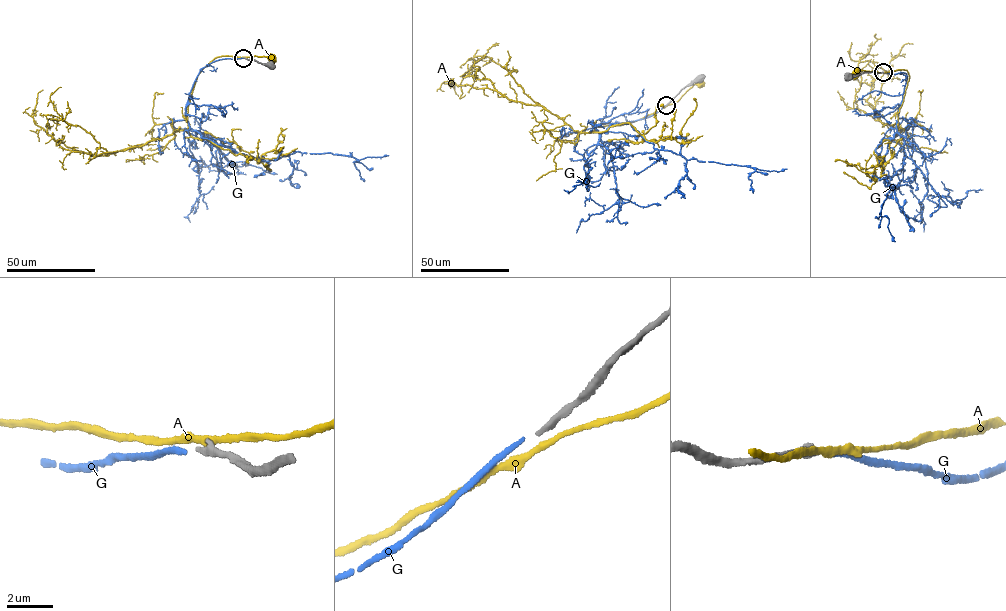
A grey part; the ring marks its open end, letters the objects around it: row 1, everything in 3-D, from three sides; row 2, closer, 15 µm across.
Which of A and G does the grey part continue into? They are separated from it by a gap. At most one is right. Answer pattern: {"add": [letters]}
{"add": []}

